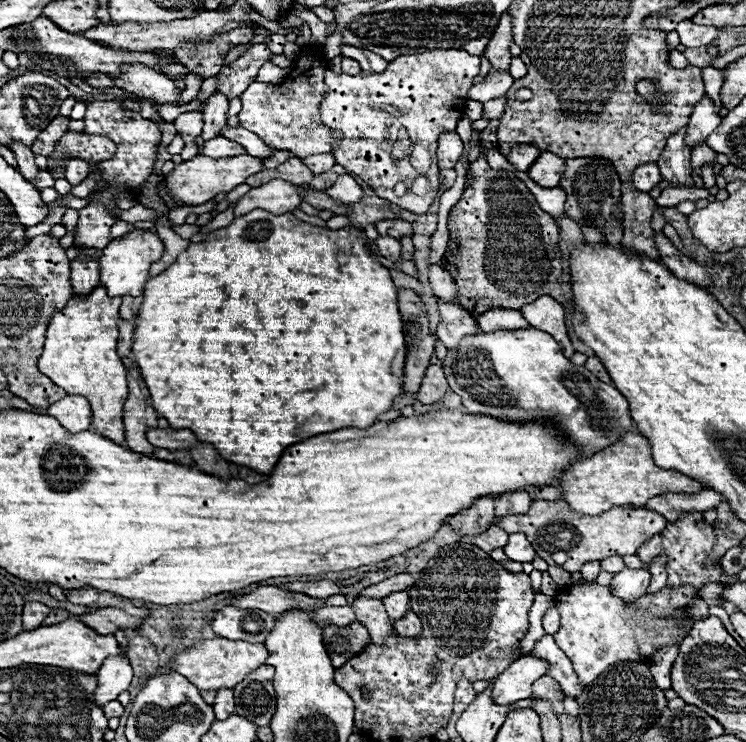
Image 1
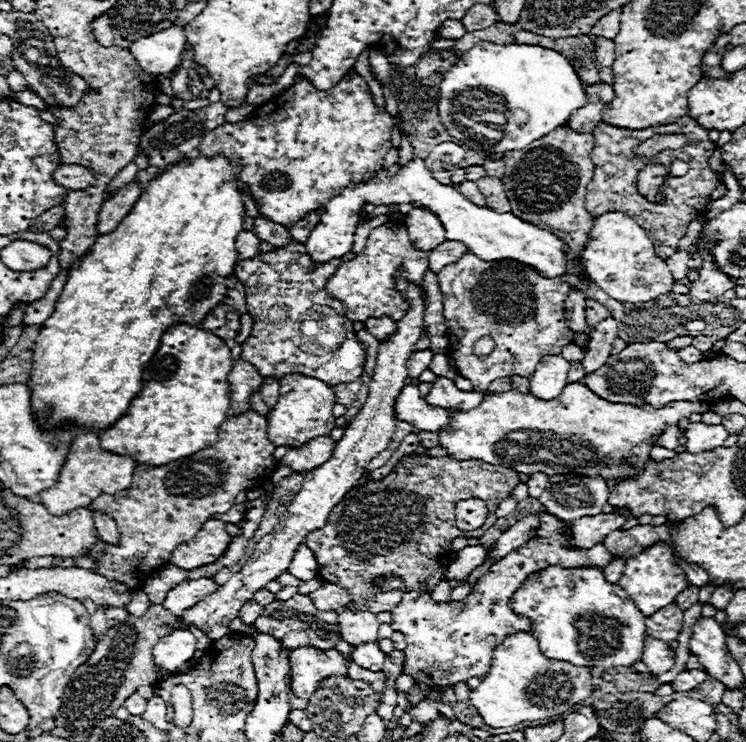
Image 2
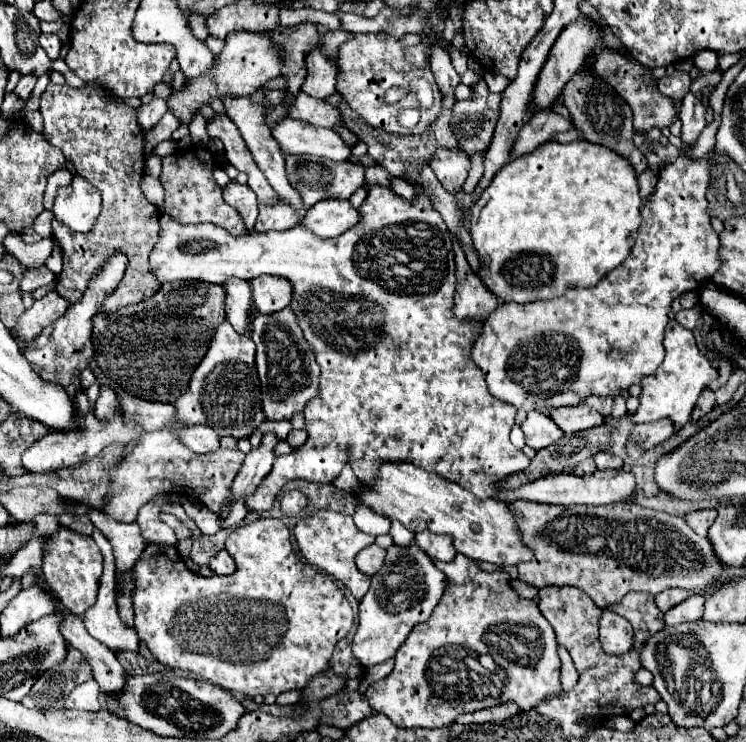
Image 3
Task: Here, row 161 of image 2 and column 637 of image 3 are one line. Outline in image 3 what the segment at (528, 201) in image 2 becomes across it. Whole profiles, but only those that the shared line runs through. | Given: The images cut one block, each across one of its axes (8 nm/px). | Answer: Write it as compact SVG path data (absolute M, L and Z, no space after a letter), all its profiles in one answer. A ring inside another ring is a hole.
M512 502L510 512L514 514L522 544L534 552L530 562L518 564L518 578L538 590L544 586L576 586L600 608L620 602L622 596L632 590L648 594L658 594L666 588L684 588L688 592L704 590L714 578L718 578L718 570L722 570L722 564L710 550L710 542L694 534L682 516L644 508L634 502L608 506L538 506L534 502Z

